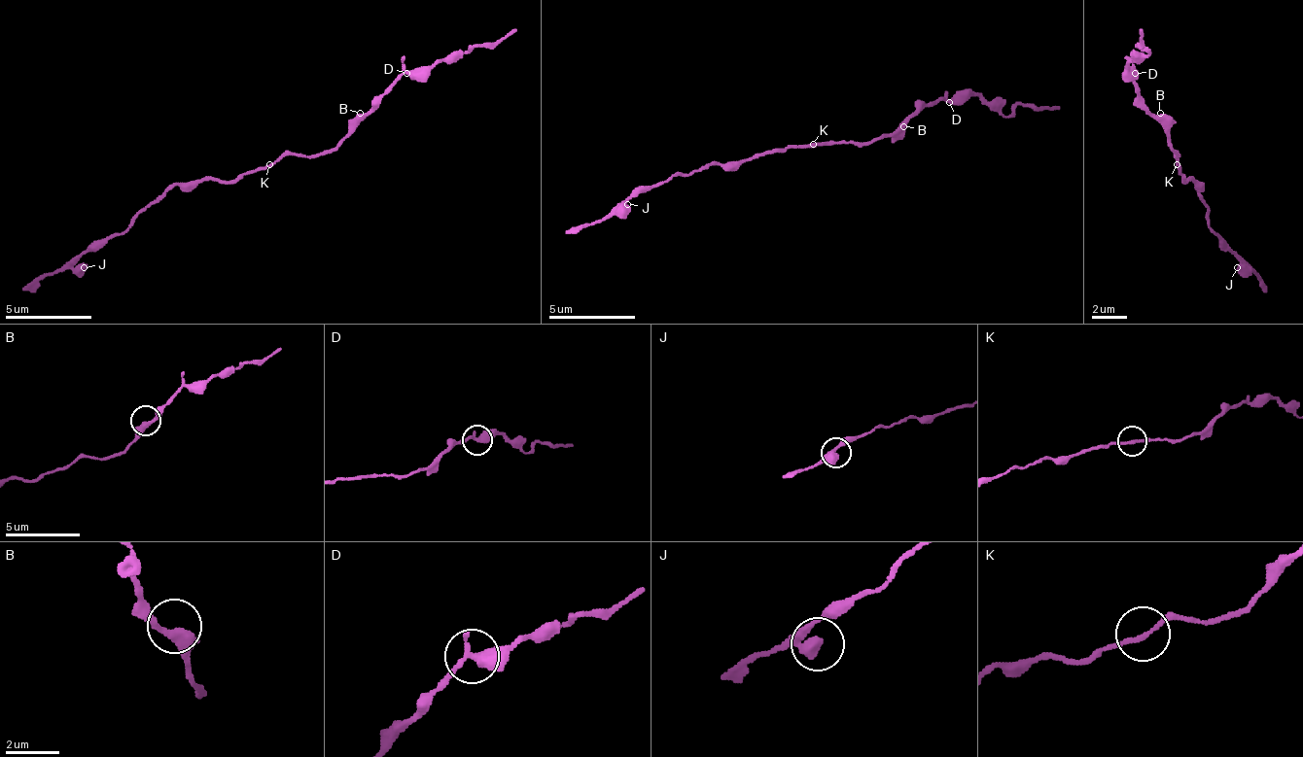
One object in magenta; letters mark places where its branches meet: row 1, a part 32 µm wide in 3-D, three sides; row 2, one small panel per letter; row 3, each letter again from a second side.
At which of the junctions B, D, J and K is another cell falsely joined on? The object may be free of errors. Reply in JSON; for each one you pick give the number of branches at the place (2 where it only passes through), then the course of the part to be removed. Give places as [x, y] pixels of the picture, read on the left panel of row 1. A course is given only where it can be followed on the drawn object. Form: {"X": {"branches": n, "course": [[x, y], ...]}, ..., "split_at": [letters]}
{"D": {"branches": 2, "course": [[407, 74], [434, 69], [515, 30]]}, "split_at": ["D"]}

